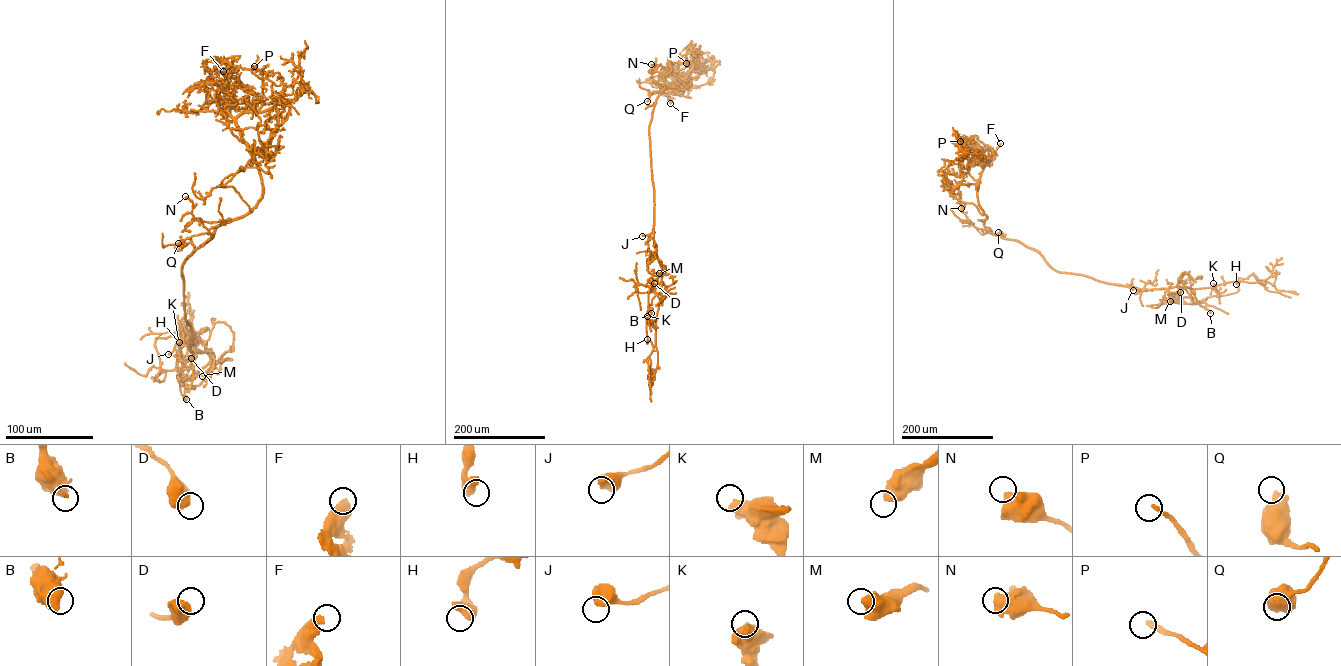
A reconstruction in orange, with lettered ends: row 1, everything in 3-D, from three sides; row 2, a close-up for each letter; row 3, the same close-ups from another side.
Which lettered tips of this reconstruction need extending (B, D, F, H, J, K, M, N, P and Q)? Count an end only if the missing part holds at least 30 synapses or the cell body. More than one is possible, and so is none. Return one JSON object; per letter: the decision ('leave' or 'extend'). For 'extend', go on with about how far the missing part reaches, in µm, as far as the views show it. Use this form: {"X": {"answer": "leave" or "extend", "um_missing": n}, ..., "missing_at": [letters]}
{"B": {"answer": "leave"}, "D": {"answer": "leave"}, "F": {"answer": "extend", "um_missing": 30}, "H": {"answer": "leave"}, "J": {"answer": "leave"}, "K": {"answer": "leave"}, "M": {"answer": "leave"}, "N": {"answer": "leave"}, "P": {"answer": "leave"}, "Q": {"answer": "leave"}, "missing_at": ["F"]}

